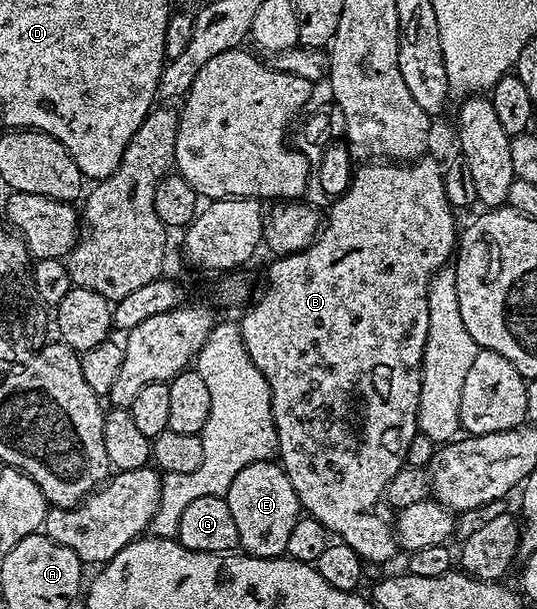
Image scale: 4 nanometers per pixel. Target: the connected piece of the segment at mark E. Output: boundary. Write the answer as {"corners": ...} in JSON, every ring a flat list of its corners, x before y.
{"corners":[[275,459,254,462,246,470,238,470,226,499,238,530,239,547,247,555,271,560,285,555,286,542,290,542,290,533,300,521,302,509,294,486,290,486,290,478]]}

